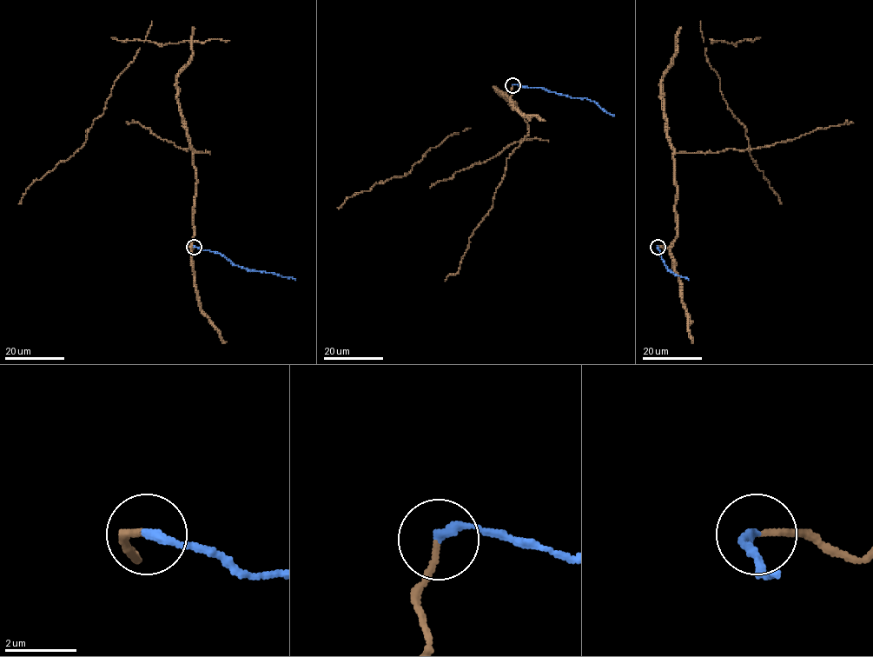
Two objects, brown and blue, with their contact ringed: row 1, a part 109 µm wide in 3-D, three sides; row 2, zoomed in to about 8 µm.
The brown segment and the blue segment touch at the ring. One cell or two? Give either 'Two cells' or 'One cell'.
One cell

